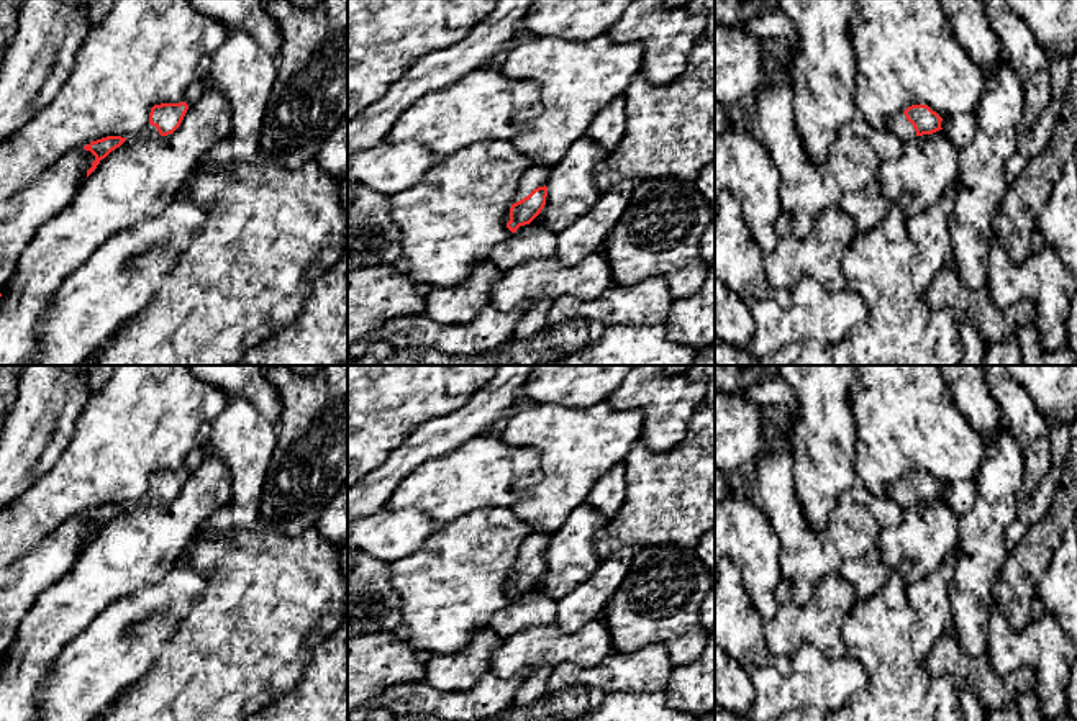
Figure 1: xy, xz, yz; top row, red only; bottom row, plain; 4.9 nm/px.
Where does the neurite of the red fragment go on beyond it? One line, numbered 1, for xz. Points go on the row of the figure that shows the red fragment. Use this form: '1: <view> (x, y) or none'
1: xz (535, 176)

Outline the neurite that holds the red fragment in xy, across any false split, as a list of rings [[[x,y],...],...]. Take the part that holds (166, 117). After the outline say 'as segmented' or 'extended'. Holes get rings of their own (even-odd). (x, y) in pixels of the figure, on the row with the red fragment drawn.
[[[185,102],[154,105],[144,133],[151,136],[172,134],[180,126],[187,110],[189,105]]]; extended

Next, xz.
[[[531,164],[521,175],[510,208],[510,221],[507,223],[511,233],[516,233],[520,226],[529,224],[544,208],[549,172],[551,167]]]; extended

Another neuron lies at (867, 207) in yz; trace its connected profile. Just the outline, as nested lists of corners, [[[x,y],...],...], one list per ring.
[[[874,180],[864,190],[844,195],[838,206],[852,218],[856,234],[867,234],[887,215],[892,203],[879,180]]]

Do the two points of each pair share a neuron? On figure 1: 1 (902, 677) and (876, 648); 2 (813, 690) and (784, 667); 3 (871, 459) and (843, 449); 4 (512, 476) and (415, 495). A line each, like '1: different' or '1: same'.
1: same
2: different
3: different
4: same

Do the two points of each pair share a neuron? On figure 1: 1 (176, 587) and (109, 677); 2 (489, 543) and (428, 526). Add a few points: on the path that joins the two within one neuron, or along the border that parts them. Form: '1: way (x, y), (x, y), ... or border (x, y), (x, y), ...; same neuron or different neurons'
1: way (149, 602), (136, 608), (117, 628), (113, 651); same neuron
2: border (440, 525), (418, 549), (408, 554); different neurons

